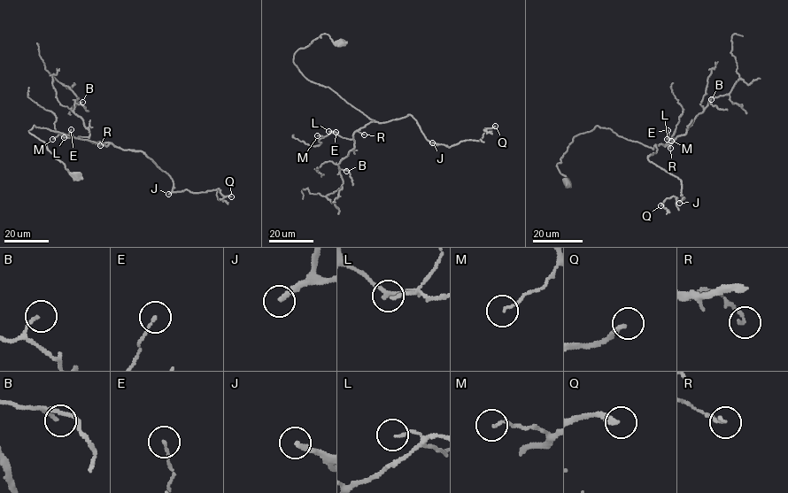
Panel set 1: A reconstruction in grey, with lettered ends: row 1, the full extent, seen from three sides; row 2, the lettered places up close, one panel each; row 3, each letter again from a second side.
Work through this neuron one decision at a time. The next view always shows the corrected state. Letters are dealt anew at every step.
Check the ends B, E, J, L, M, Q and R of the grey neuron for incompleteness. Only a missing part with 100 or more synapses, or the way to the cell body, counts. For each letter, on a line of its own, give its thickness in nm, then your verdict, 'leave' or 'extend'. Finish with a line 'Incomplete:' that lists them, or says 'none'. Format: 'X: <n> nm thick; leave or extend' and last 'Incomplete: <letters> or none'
B: 140 nm thick; leave
E: 100 nm thick; leave
J: 240 nm thick; extend
L: 110 nm thick; leave
M: 100 nm thick; leave
Q: 240 nm thick; extend
R: 150 nm thick; leave
Incomplete: J, Q

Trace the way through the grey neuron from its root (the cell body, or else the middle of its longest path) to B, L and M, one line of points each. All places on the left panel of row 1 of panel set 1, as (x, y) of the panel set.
B: (77, 176), (28, 131), (34, 126), (107, 145), (88, 140), (88, 130), (73, 111), (74, 103), (82, 102)
L: (77, 176), (72, 175), (44, 142), (28, 131), (34, 126), (109, 143), (91, 142), (87, 136), (64, 137)
M: (77, 176), (72, 175), (44, 142), (28, 131), (34, 126), (109, 143), (58, 134), (52, 139)

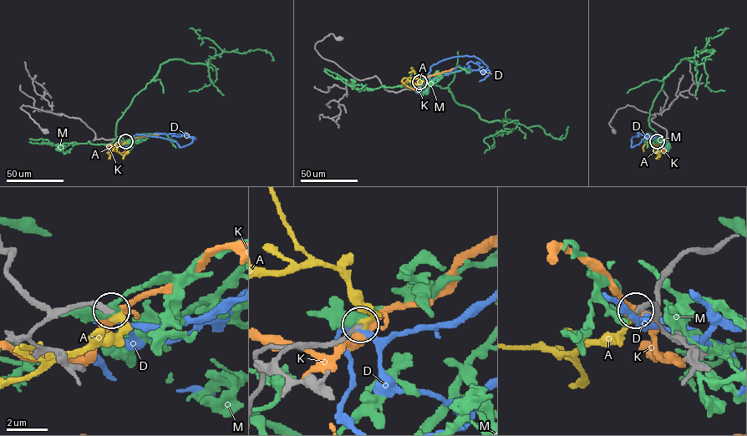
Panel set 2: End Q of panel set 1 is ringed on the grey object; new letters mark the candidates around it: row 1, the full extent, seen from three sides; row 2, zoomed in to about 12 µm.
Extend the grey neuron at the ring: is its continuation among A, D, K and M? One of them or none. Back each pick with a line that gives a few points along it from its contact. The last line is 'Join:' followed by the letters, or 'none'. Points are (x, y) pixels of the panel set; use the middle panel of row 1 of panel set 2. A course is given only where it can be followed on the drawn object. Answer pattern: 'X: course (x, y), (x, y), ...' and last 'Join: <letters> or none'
A: course (419, 82), (418, 78), (408, 79), (417, 84), (424, 81)
Join: A

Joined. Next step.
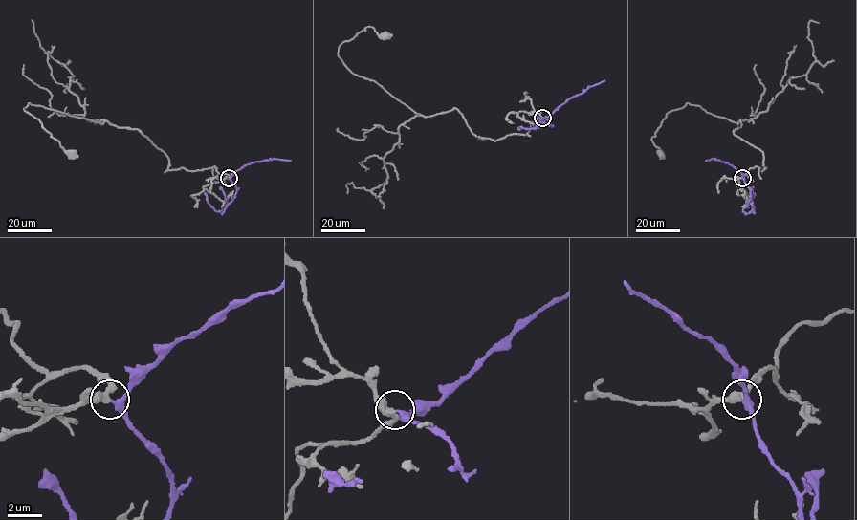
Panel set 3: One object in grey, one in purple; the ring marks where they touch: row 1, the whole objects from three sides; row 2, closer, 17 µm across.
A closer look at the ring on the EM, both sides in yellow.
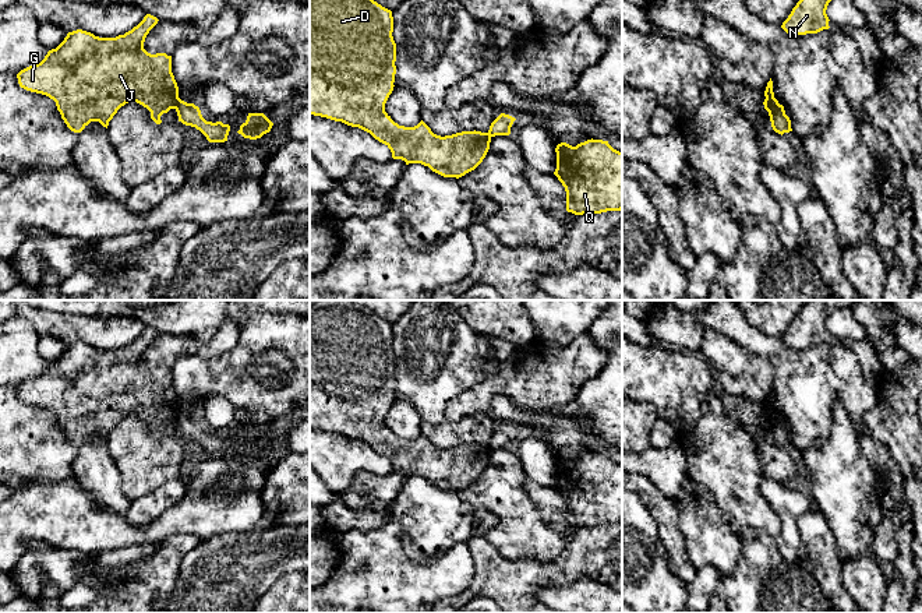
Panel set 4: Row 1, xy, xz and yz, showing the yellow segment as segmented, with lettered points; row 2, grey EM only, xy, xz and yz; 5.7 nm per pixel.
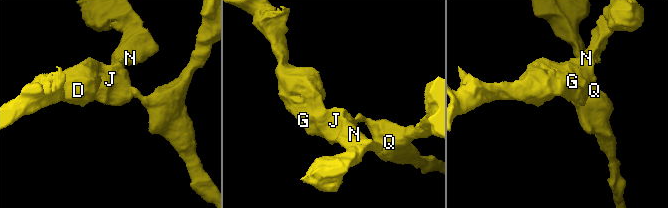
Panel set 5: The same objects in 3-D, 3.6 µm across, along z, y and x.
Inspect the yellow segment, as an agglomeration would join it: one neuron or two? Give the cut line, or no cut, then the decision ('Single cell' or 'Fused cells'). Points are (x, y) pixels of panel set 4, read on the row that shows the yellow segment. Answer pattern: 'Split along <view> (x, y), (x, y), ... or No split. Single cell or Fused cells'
Split along xy (179, 98), (175, 108). Fused cells

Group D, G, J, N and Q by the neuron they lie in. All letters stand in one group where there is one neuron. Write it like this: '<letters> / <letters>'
D G J N / Q

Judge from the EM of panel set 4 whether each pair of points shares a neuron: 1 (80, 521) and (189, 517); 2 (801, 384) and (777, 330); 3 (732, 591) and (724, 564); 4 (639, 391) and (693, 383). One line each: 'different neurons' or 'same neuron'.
1: same neuron
2: different neurons
3: different neurons
4: same neuron

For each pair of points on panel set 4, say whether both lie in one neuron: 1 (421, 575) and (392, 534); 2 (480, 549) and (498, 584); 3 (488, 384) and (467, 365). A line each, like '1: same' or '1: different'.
1: same
2: same
3: different

